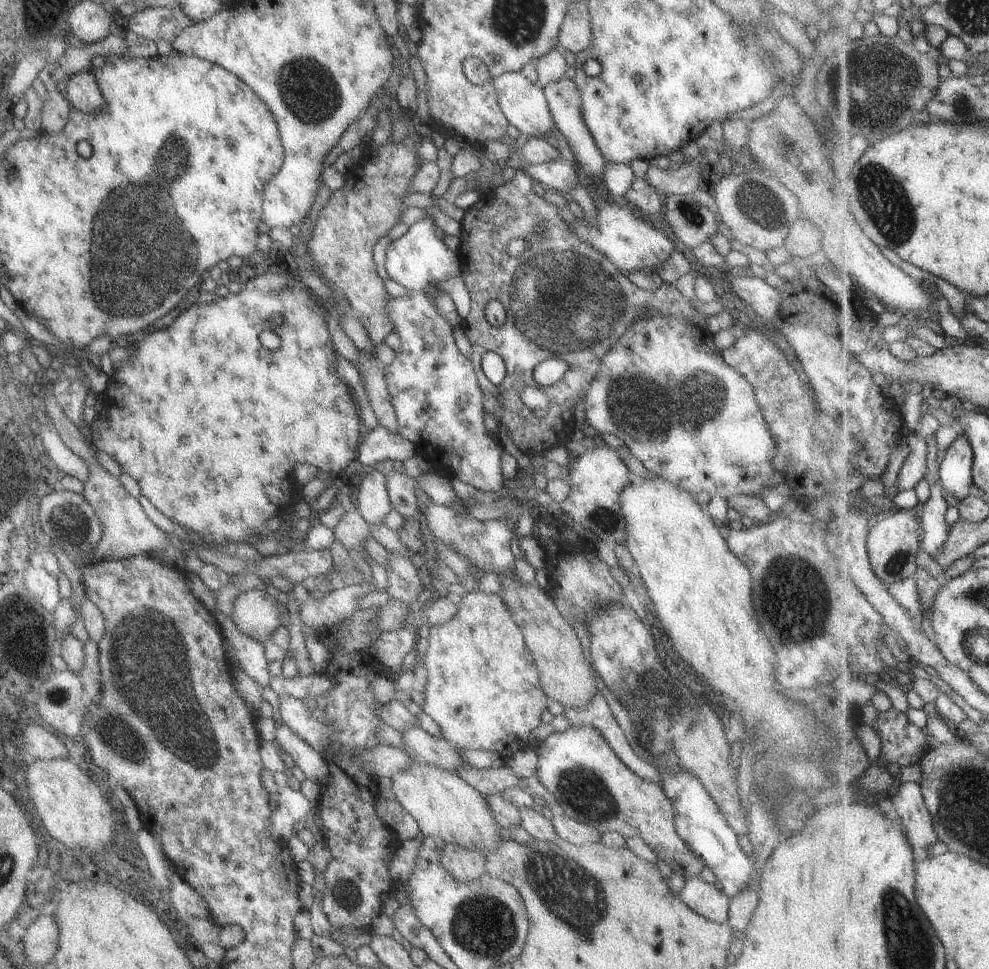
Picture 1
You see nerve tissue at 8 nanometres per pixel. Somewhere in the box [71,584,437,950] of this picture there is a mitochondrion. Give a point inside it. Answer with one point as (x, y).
(151, 707)

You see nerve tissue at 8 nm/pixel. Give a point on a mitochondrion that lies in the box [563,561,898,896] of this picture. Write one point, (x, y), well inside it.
(671, 705)

